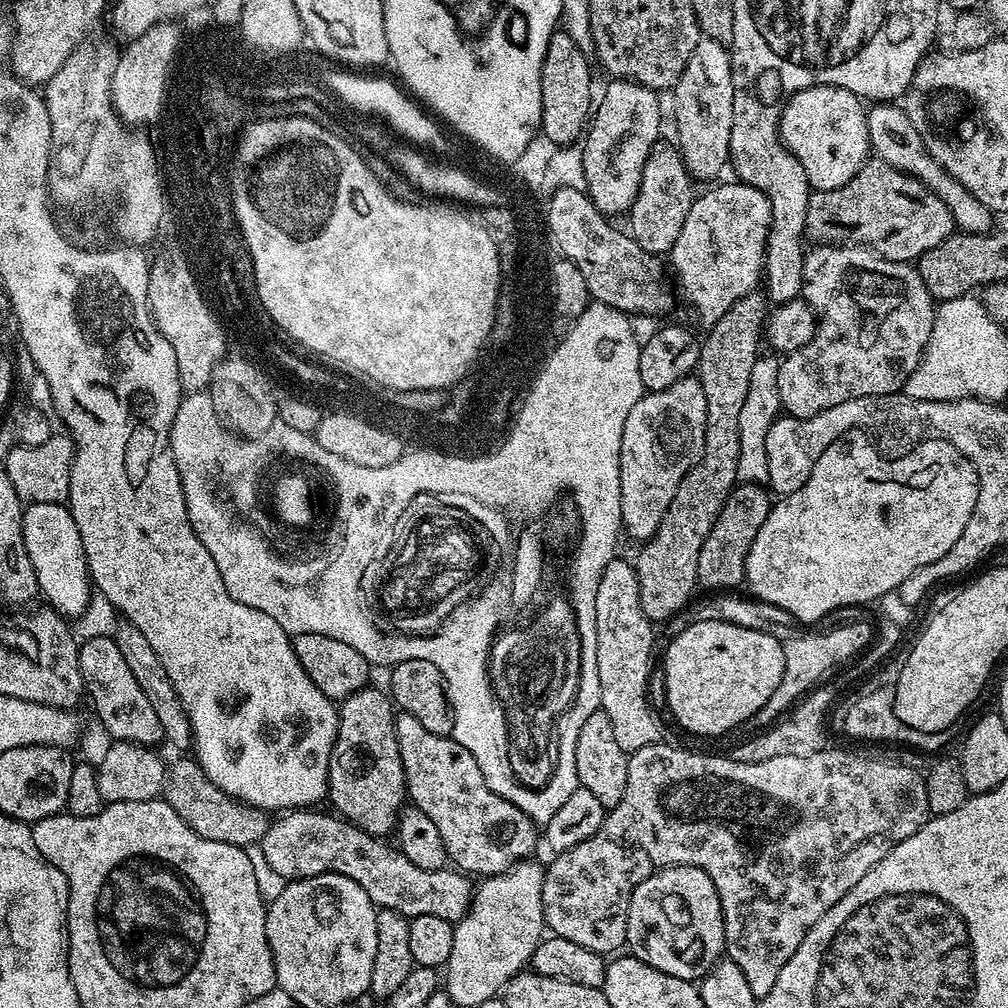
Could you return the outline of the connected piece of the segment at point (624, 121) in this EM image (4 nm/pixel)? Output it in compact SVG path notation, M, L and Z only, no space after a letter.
M615 78L607 81L604 88L604 97L597 99L594 111L590 117L590 127L582 140L584 153L582 154L582 170L584 178L583 187L594 202L600 213L609 218L616 218L629 211L638 194L638 186L642 182L642 166L650 154L650 150L661 139L660 136L660 100L653 89L635 84L633 80L618 80Z

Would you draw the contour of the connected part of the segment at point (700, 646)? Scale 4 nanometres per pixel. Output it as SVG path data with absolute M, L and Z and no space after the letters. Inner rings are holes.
M698 622L692 624L682 634L667 641L668 653L664 656L664 669L662 675L665 682L665 692L668 695L667 711L672 712L672 716L688 732L693 732L696 736L720 736L723 732L728 732L731 728L736 728L739 724L747 725L751 721L755 712L763 712L766 706L766 698L778 690L778 682L782 682L784 673L784 646L778 638L774 638L770 633L760 628L747 628L746 626L734 626L730 622Z

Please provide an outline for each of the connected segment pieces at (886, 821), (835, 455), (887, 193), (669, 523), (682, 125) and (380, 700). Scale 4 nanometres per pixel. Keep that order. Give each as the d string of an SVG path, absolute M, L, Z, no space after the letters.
M667 742L642 746L642 750L629 755L628 773L626 774L626 794L622 794L622 802L618 802L618 806L607 809L600 829L590 838L586 838L586 842L578 842L578 846L570 846L570 850L566 850L565 852L557 852L551 857L553 859L552 861L547 861L544 870L544 881L542 882L544 922L547 931L551 935L566 938L570 942L575 942L577 946L586 946L586 950L594 950L601 954L619 953L626 944L626 922L628 921L628 911L630 910L630 898L636 886L641 884L646 878L650 878L654 873L660 871L661 868L671 868L673 864L689 864L695 868L701 868L714 882L714 890L718 890L718 898L720 899L720 905L724 914L724 951L727 959L733 960L738 966L738 970L742 970L742 975L746 977L746 983L750 985L750 990L759 998L770 994L774 982L778 982L778 974L782 974L782 966L786 966L786 962L790 962L790 958L794 958L794 950L798 950L798 946L802 946L802 938L806 938L806 934L814 926L814 922L818 922L818 918L822 918L822 914L826 914L826 910L830 910L830 906L834 906L834 902L838 902L847 892L854 890L854 886L858 886L858 882L862 882L862 878L866 878L866 874L870 874L870 870L874 870L874 866L878 866L878 862L882 862L882 858L886 858L886 854L890 854L890 850L894 846L898 846L898 842L910 838L910 834L917 832L928 819L930 819L930 813L928 803L926 802L924 776L921 773L916 773L908 764L895 764L892 760L875 760L872 756L859 756L856 752L847 752L844 748L832 748L832 746L825 747L824 751L815 752L809 756L783 756L782 758L770 758L766 762L758 762L757 764L738 762L737 760L733 760L731 755L728 754L724 754L724 756L707 756L704 752L691 752L688 748L675 748L674 745L667 744Z
M855 436L831 444L826 454L822 454L822 458L814 462L814 470L810 470L810 478L806 478L806 482L798 486L798 490L794 490L788 496L779 497L773 503L766 522L762 522L762 530L758 530L758 538L754 538L754 546L750 546L750 554L746 554L744 578L746 588L749 588L747 591L765 604L773 604L786 610L793 621L801 620L802 623L808 624L804 626L815 625L812 624L815 620L820 620L831 612L832 615L839 613L841 608L871 605L873 600L877 600L887 592L900 589L902 582L906 582L906 578L910 578L914 570L922 570L922 566L930 566L930 562L942 558L942 554L946 554L946 550L950 550L950 546L958 542L962 530L966 530L966 522L970 522L974 514L974 502L978 502L980 485L978 474L970 461L949 440L924 438L928 440L922 441L917 448L910 449L905 456L900 456L897 460L887 460L886 457L880 456L879 450L866 437Z
M875 158L861 164L858 174L854 174L846 186L813 191L806 206L804 235L809 241L816 240L812 242L820 246L840 246L847 242L852 246L868 248L887 260L919 261L926 250L934 250L938 242L953 235L953 232L952 212L938 194L929 190L921 180L915 180L886 161Z
M755 290L738 298L718 322L707 329L708 337L703 337L700 345L700 363L698 375L702 382L702 390L706 394L706 438L700 460L691 467L679 484L678 494L667 507L666 514L656 534L645 541L632 560L633 568L638 578L639 597L643 613L653 623L669 620L673 615L683 610L691 598L693 590L697 589L698 559L702 545L713 529L713 524L721 513L726 498L739 481L738 468L738 417L746 402L746 390L750 390L750 370L754 370L754 362L761 355L764 325L770 311L770 301L763 291Z
M701 35L686 70L678 78L676 95L676 136L680 157L693 181L715 181L723 168L730 164L730 130L734 126L734 78L732 57L725 45Z
M365 686L360 688L354 694L350 694L345 700L339 701L338 704L338 730L336 731L336 741L332 747L330 754L330 762L328 763L328 794L327 799L332 800L332 804L337 813L343 819L347 820L349 824L354 825L355 828L361 828L363 832L368 832L370 835L377 838L384 838L395 829L396 822L400 818L400 809L406 804L406 789L404 787L404 767L402 766L402 758L398 750L398 734L396 733L396 717L397 713L394 711L394 701L387 691L384 692L380 688L372 688L373 686Z

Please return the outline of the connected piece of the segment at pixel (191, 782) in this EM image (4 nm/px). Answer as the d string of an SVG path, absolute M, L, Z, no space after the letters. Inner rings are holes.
M192 758L176 760L167 765L162 798L172 807L174 814L178 814L178 818L182 818L182 822L194 830L194 834L210 838L210 842L226 842L230 846L245 849L251 844L260 843L270 823L269 813L265 809L244 804L218 790L218 786L206 778L204 771Z

